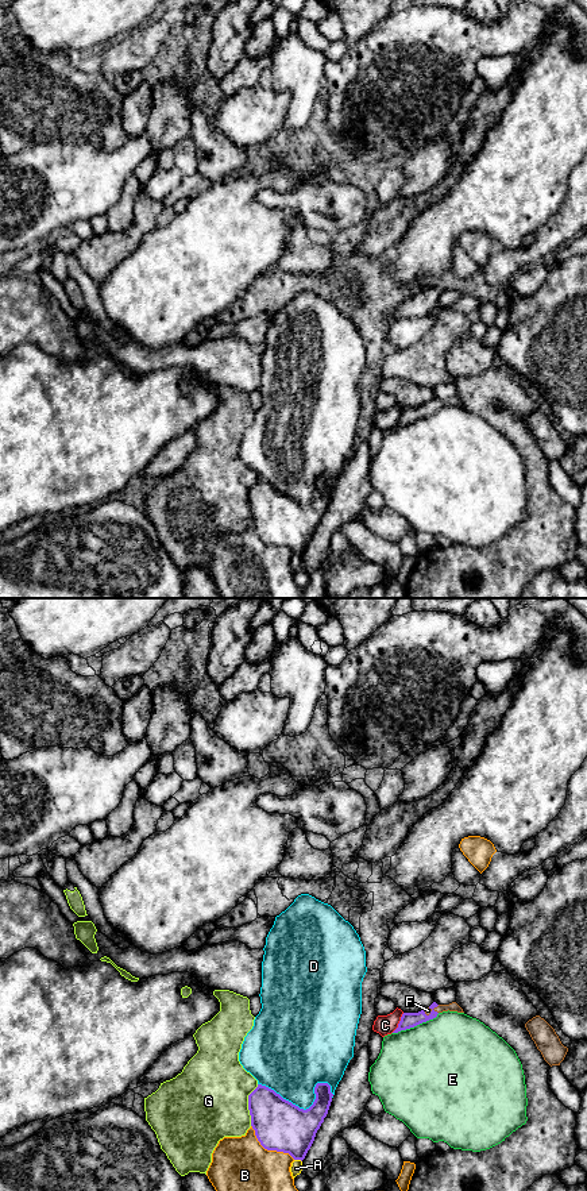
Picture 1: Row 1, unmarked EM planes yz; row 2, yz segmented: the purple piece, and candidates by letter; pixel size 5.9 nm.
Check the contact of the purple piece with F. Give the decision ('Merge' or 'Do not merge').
Merge

